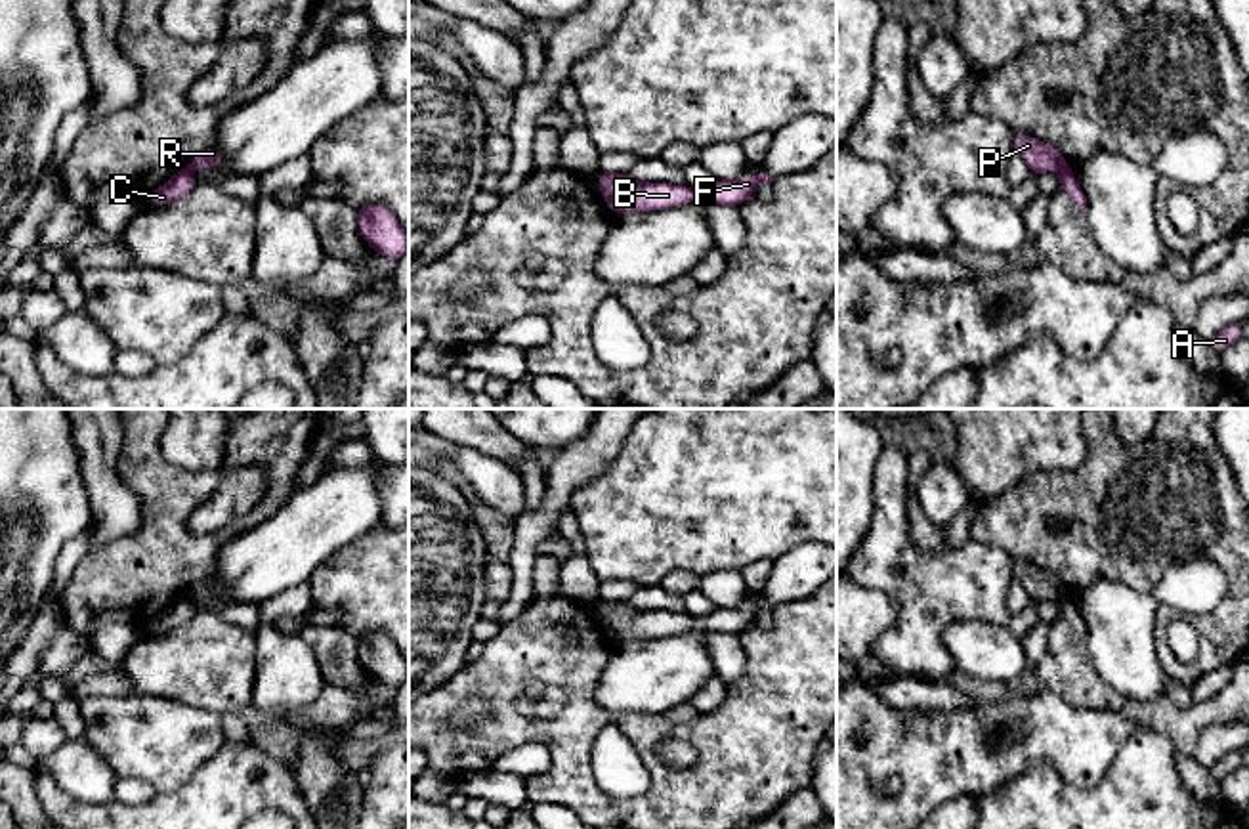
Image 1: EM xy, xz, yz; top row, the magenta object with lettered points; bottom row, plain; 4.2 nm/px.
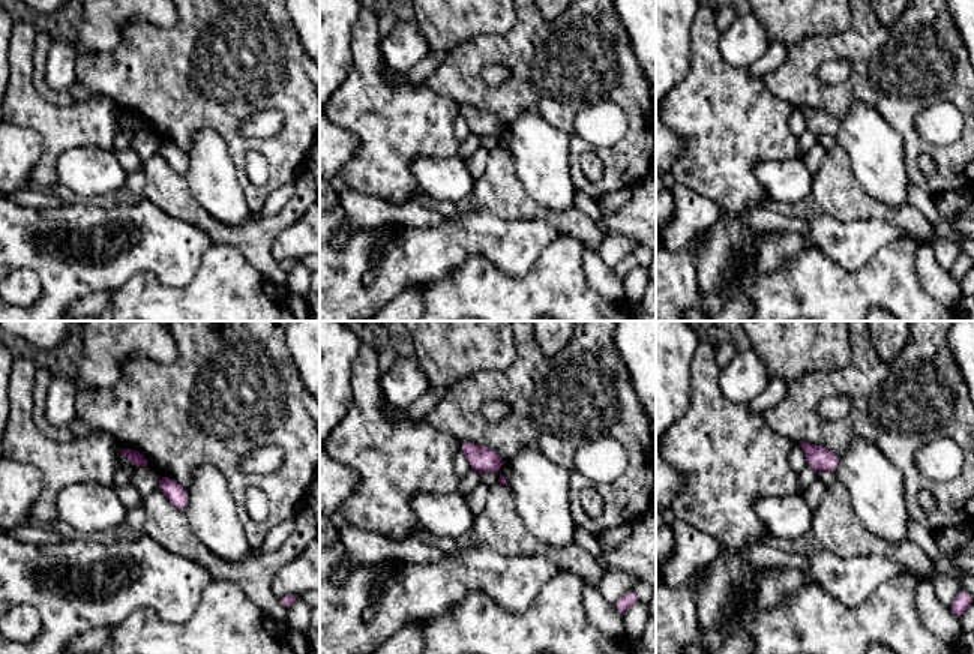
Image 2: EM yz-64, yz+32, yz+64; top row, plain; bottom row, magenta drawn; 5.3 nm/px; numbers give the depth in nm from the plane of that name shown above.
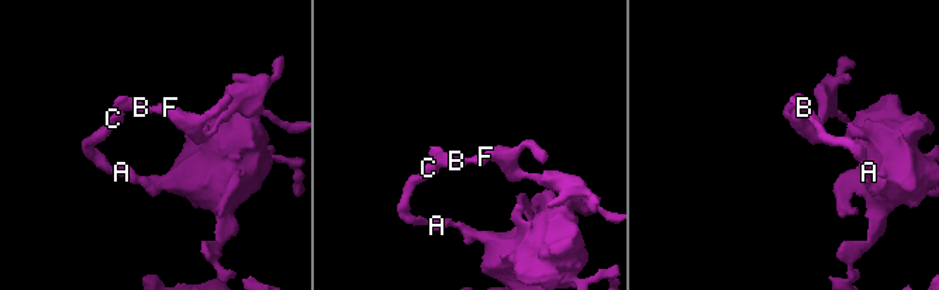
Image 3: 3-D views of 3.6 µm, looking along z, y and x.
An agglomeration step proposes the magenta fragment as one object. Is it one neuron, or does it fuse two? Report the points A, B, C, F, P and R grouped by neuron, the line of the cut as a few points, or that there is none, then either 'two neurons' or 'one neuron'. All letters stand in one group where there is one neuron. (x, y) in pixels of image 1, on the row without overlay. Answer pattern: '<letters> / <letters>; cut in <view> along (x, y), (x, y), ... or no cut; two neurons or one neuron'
A C / B F P R; cut in yz along (1068, 595), (1060, 600); two neurons

